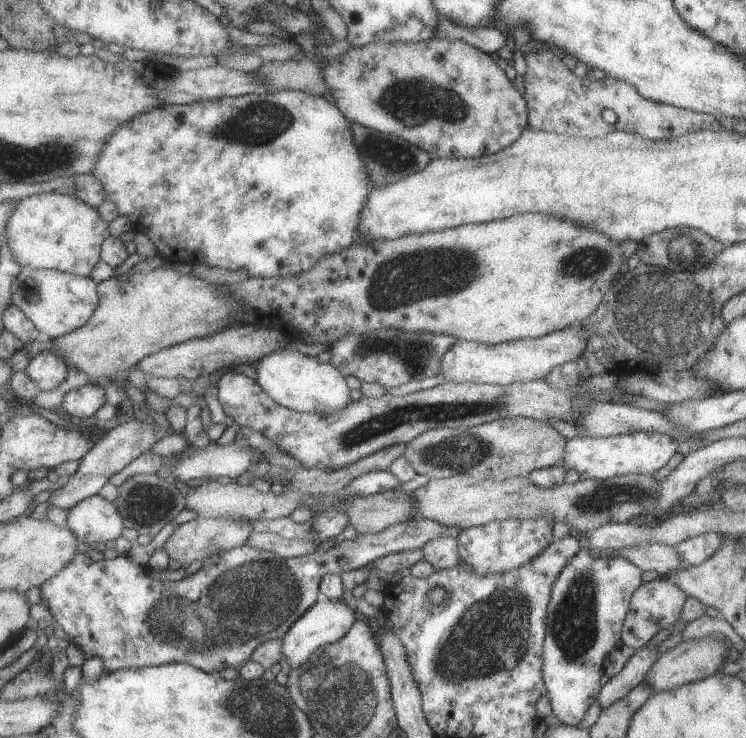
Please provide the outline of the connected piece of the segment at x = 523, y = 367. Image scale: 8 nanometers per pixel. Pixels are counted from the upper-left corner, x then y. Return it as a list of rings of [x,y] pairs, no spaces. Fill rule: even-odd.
[[[582,323],[545,334],[540,338],[518,339],[494,345],[460,340],[444,356],[442,375],[448,381],[455,383],[472,382],[492,384],[492,386],[508,386],[514,382],[540,380],[544,379],[556,366],[562,366],[572,360],[577,361],[584,354],[586,346],[588,346],[588,332]]]

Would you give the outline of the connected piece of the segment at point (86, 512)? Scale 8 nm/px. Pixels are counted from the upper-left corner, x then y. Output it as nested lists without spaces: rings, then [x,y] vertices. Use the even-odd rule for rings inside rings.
[[[101,495],[91,496],[69,511],[68,526],[80,538],[80,542],[89,544],[90,548],[96,543],[106,544],[110,540],[117,540],[120,536],[123,536],[122,534],[127,527],[119,506],[114,501],[110,501]]]

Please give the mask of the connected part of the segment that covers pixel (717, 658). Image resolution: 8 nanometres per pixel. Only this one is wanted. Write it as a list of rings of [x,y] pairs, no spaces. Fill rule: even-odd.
[[[721,633],[706,635],[700,639],[692,638],[683,640],[680,644],[660,655],[654,666],[648,671],[646,682],[653,688],[653,692],[672,690],[694,681],[704,680],[718,673],[718,670],[728,663],[730,640]]]

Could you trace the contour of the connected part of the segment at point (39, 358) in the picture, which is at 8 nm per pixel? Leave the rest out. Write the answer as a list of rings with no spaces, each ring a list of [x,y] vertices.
[[[52,349],[36,355],[27,370],[28,374],[38,382],[42,391],[60,388],[70,374],[68,362]]]

